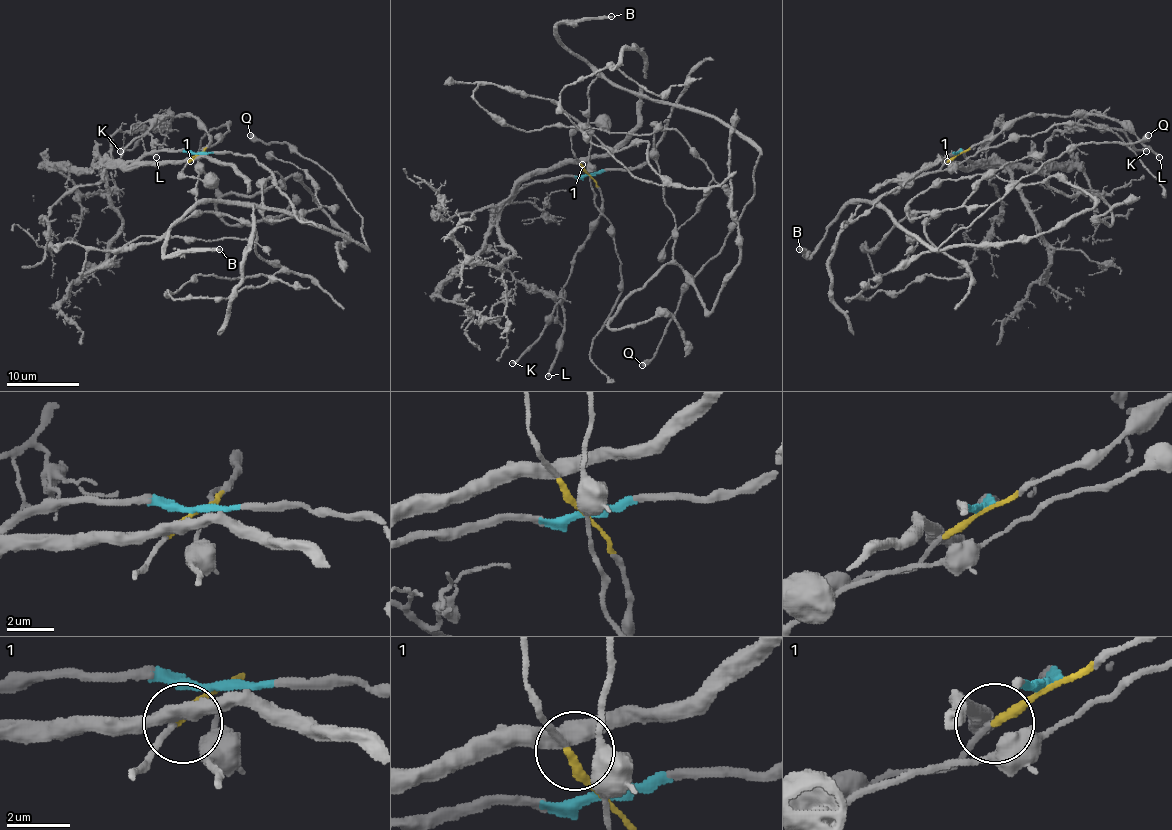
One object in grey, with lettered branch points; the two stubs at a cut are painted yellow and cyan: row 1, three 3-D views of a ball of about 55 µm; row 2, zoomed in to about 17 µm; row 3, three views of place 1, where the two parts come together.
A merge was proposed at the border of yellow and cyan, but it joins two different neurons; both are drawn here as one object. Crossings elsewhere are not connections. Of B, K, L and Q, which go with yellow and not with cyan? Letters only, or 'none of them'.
B, K, L, Q

